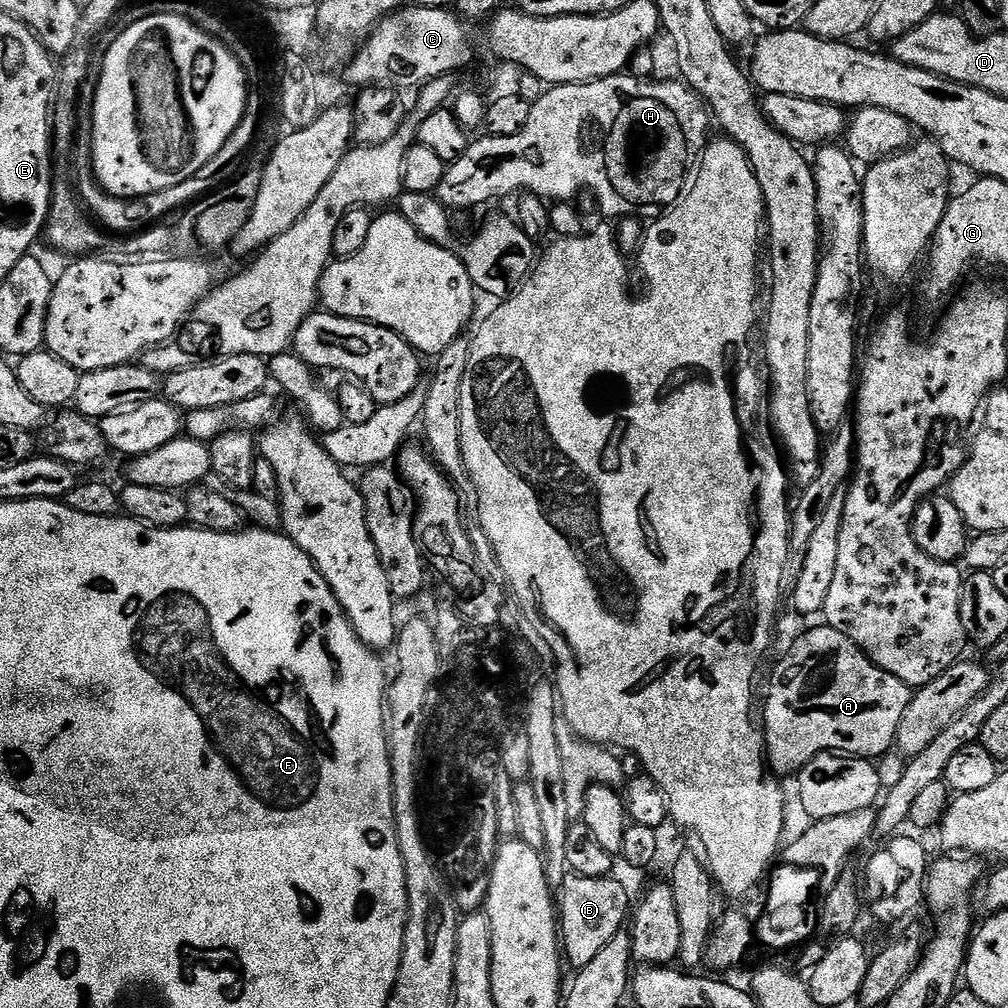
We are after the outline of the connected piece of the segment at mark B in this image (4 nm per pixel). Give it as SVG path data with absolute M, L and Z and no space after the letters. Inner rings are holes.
M568 874L558 889L558 923L562 941L562 956L579 970L590 966L595 956L625 927L630 916L628 892L624 884L612 876L586 878Z

